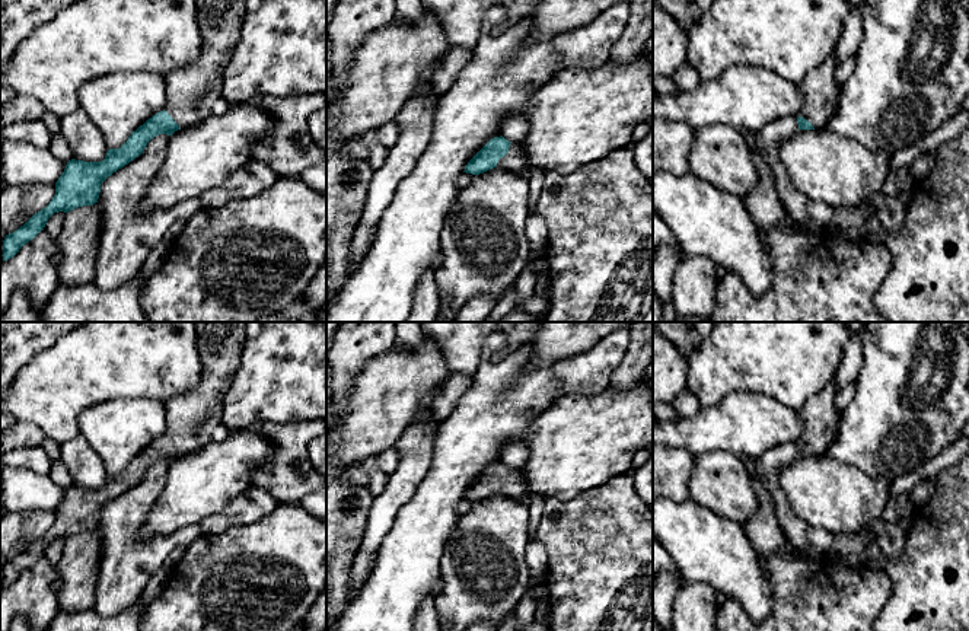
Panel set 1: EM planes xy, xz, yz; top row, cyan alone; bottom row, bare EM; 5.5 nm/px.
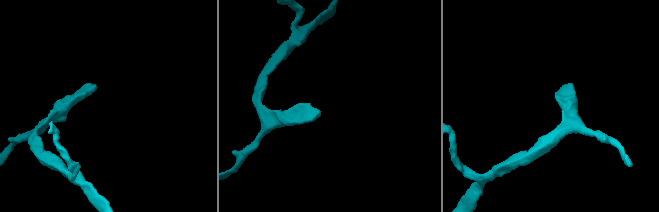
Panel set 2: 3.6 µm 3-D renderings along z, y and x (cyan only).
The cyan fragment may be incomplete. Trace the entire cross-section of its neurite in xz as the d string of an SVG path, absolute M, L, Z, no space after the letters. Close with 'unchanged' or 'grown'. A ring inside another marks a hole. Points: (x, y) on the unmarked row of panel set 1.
M503 462L491 465L465 493L466 500L479 501L493 494L529 506L532 497L520 469L510 469Z; grown

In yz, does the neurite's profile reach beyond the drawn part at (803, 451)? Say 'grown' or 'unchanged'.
grown

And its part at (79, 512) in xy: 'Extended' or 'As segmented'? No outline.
Extended

